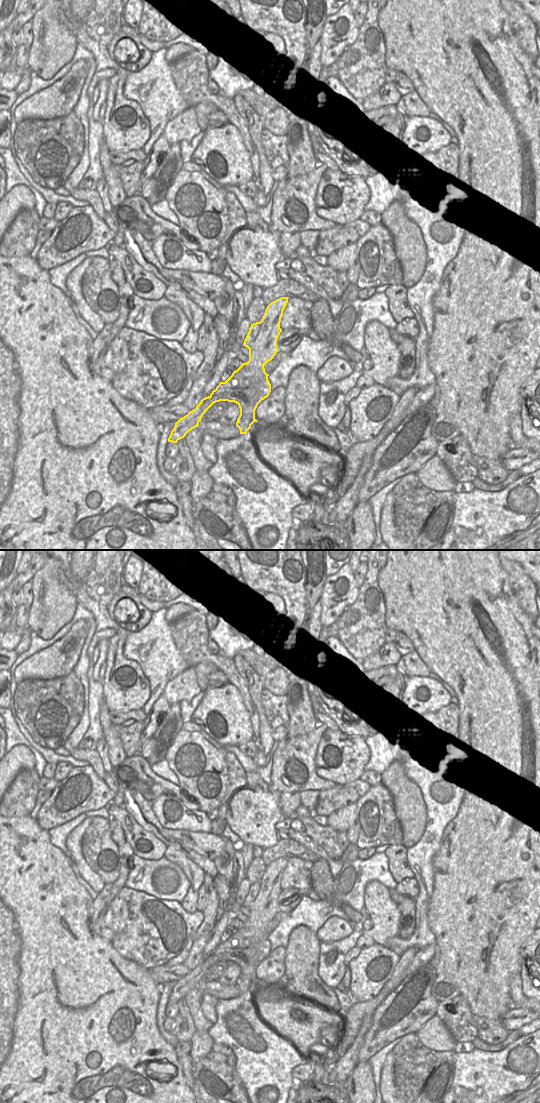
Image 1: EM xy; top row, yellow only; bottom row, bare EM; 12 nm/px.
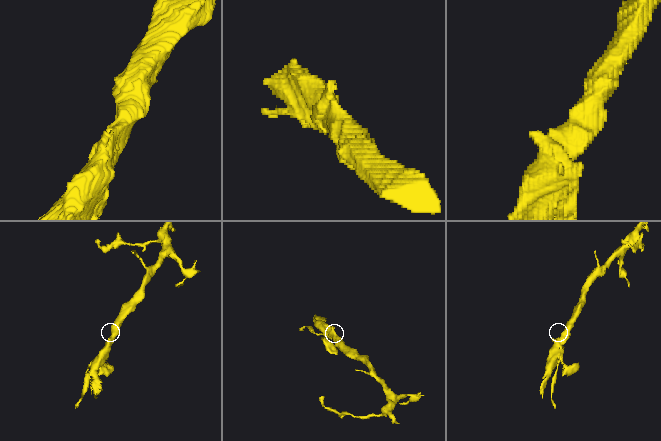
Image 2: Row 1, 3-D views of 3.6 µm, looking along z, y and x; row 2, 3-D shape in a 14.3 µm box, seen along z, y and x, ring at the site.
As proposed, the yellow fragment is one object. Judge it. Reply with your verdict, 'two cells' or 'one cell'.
two cells

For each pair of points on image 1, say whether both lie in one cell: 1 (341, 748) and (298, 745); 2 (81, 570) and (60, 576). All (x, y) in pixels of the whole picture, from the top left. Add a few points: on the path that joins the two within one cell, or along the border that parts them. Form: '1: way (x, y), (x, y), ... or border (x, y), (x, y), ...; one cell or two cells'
1: border (327, 728), (317, 747), (315, 769); two cells
2: border (68, 570), (70, 575); two cells

